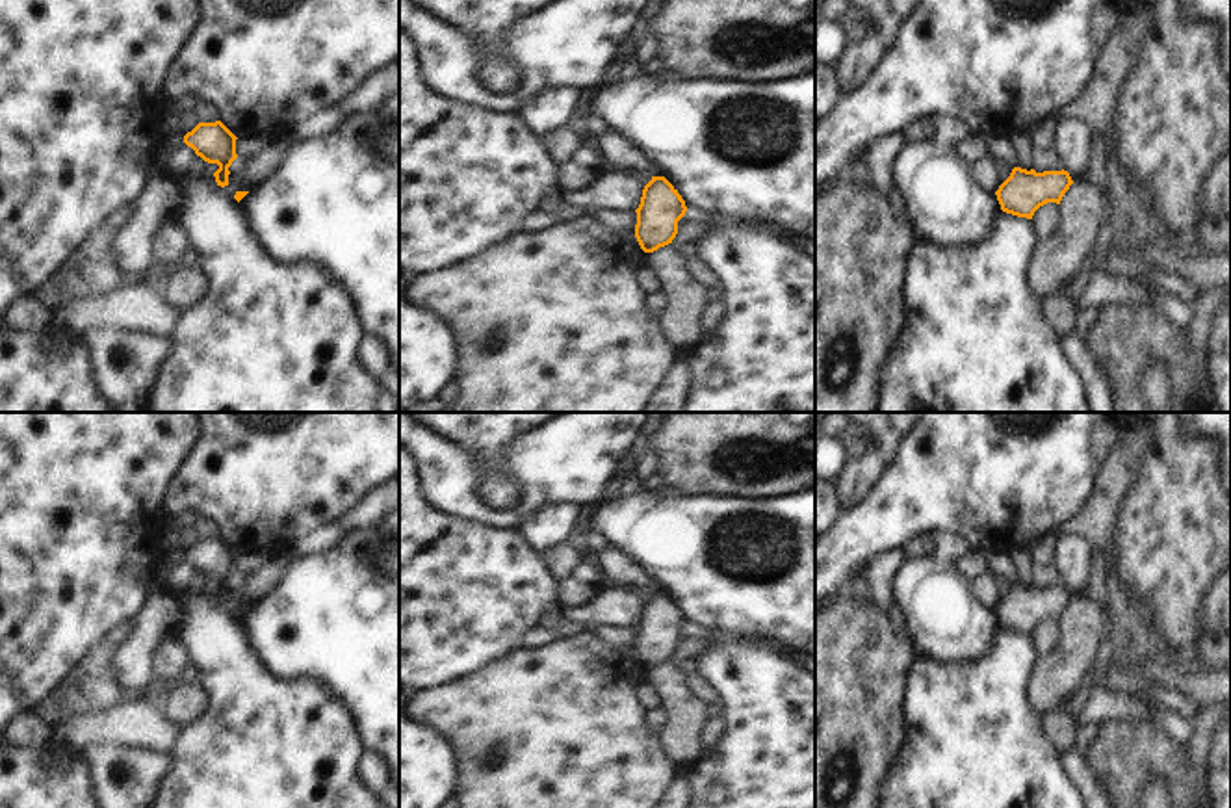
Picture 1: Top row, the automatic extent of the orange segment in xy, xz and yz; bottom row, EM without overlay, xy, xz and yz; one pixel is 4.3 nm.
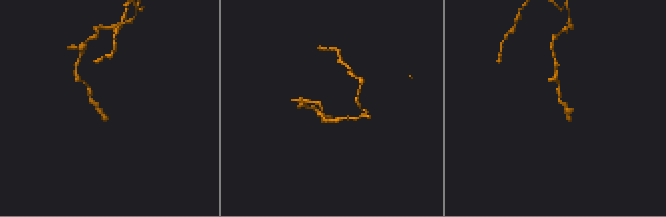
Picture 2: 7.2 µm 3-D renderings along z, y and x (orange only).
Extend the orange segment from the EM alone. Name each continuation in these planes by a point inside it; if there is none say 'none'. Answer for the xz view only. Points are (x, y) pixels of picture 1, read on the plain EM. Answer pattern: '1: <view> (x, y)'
none

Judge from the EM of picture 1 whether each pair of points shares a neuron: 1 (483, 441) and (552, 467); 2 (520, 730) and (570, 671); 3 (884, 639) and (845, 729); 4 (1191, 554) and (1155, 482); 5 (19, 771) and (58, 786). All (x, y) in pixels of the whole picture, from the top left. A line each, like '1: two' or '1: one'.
1: two
2: one
3: one
4: one
5: one

